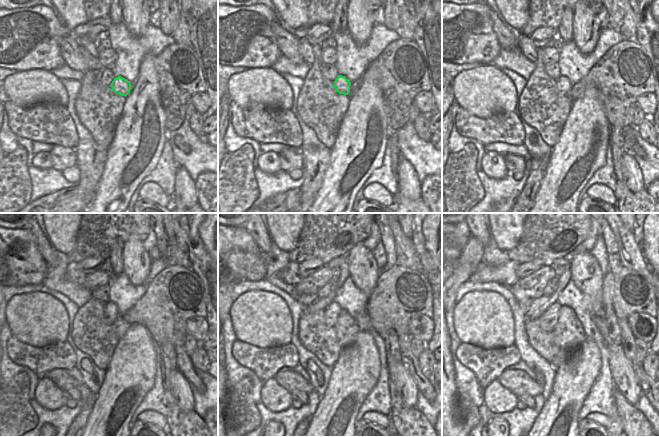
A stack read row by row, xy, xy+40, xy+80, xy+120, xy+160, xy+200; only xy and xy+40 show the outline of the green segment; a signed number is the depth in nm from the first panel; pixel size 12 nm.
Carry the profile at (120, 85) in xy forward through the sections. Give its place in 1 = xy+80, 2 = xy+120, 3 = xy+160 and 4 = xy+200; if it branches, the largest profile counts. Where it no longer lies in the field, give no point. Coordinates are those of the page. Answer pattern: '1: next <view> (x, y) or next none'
1: next xy+80 (564, 86)
2: next xy+120 (110, 314)
3: next xy+160 (332, 310)
4: next xy+200 (542, 308)

